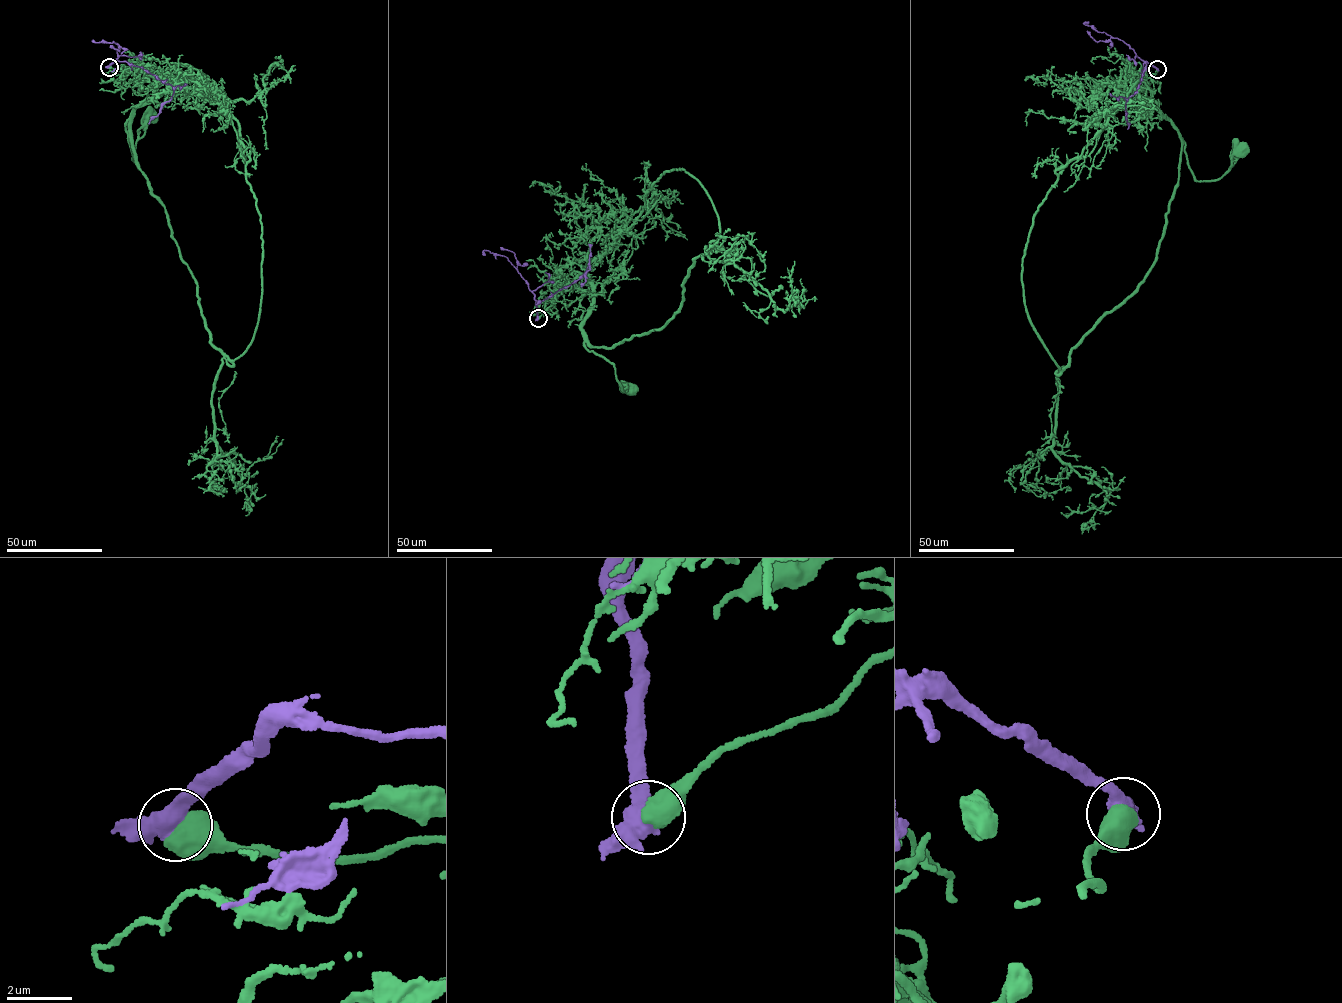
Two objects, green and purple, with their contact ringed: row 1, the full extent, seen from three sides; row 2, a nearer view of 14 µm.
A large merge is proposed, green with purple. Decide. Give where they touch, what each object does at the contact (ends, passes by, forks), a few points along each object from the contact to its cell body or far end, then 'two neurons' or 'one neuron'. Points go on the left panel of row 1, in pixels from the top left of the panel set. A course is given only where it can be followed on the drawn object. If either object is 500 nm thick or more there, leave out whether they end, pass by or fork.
at (109, 67); green runs (108, 67), (156, 67), (169, 83), (127, 121), (134, 161), (146, 117), (152, 115); purple runs (108, 67), (114, 61), (125, 61), (172, 86), (171, 99), (148, 123); two neurons

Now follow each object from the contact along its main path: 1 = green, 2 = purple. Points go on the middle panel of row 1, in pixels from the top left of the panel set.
1: (538, 318), (568, 275), (580, 273), (593, 295), (586, 347), (631, 389)
2: (538, 318), (538, 302), (579, 279), (589, 266), (581, 286)

